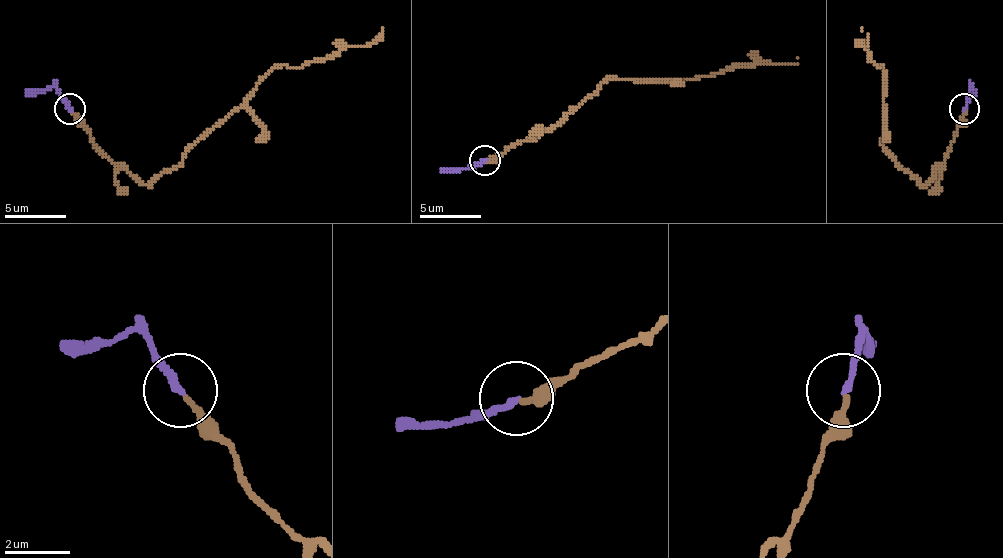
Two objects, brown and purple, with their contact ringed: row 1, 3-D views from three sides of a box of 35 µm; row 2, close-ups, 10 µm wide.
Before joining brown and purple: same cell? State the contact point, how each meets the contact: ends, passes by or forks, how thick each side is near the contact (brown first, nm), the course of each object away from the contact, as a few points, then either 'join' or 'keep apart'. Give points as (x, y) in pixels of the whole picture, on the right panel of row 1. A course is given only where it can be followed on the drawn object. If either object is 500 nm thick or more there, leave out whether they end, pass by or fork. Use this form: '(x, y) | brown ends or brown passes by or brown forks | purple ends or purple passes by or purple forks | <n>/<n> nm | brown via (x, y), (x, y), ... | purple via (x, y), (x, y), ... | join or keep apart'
(964, 108) | brown ends | purple ends | 200/220 nm | brown via (963, 111), (963, 123), (945, 160), (923, 185), (883, 145), (883, 68), (871, 58), (868, 34), (862, 28) | purple via (963, 108), (972, 86), (975, 95) | join

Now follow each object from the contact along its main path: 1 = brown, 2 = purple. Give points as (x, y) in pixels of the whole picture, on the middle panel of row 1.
1: (487, 159), (493, 159), (564, 119), (610, 79), (690, 79), (764, 64), (797, 64), (797, 58)
2: (484, 159), (468, 168), (441, 171)

